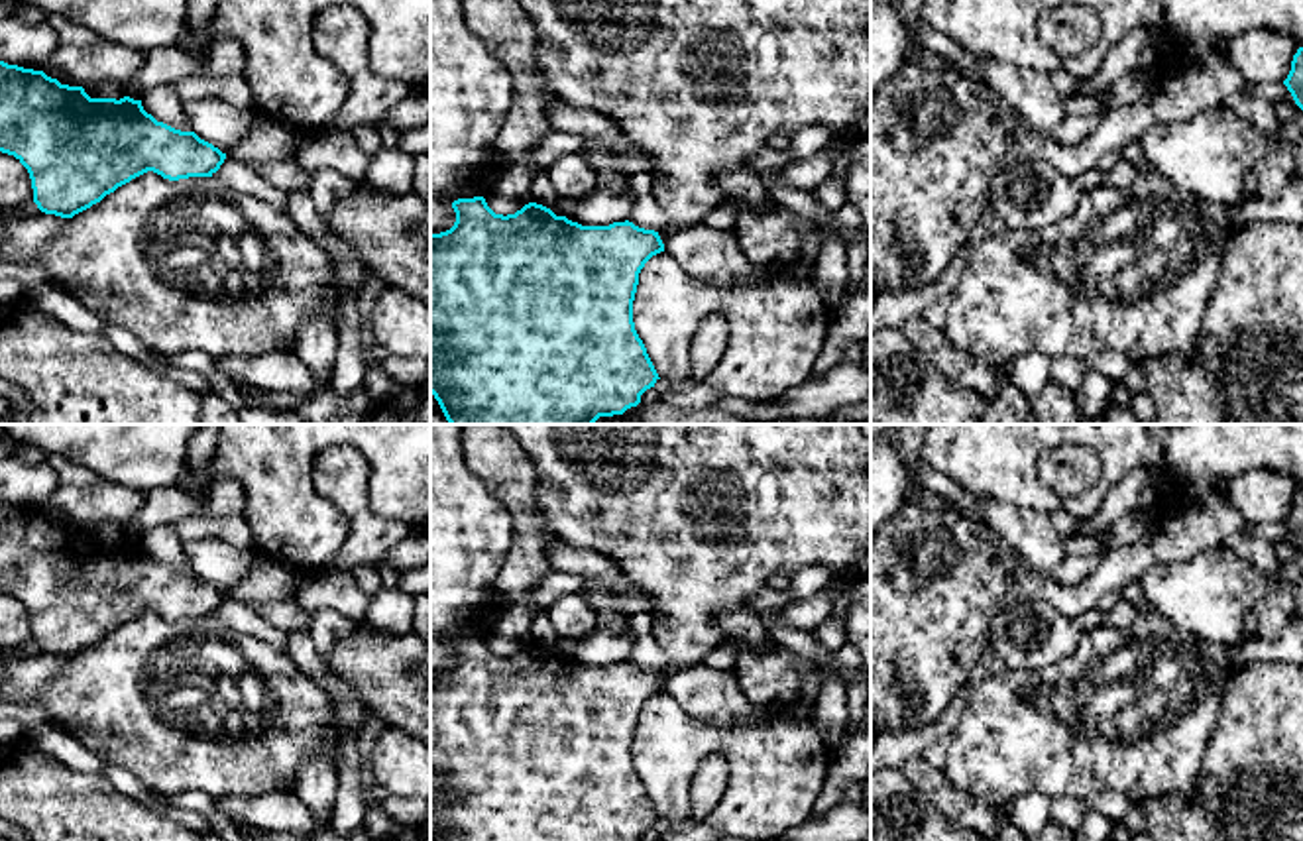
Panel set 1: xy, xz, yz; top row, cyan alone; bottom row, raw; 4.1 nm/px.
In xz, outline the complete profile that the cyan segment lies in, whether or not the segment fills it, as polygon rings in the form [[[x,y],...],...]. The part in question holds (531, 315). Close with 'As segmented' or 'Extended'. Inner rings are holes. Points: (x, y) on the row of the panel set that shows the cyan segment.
[[[483,196],[458,198],[452,208],[456,212],[454,226],[430,234],[430,393],[446,420],[450,424],[594,424],[599,417],[623,415],[637,407],[641,395],[660,379],[633,322],[639,273],[652,255],[664,252],[658,232],[639,228],[629,220],[609,226],[582,226],[537,202],[507,216],[495,214]]]. As segmented

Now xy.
[[[0,61],[0,151],[14,155],[28,169],[37,208],[61,218],[73,218],[147,171],[169,181],[212,177],[226,159],[226,153],[195,132],[181,132],[157,122],[143,110],[142,100],[90,98],[83,86],[61,84],[43,71],[4,61]]]. As segmented

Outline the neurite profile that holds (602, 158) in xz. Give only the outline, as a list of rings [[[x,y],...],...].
[[[586,138],[578,153],[584,155],[595,171],[615,171],[625,179],[637,177],[639,173],[645,173],[645,171],[651,173],[649,161],[654,157],[639,143],[633,143],[633,147],[621,155],[611,147]]]

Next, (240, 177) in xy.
[[[226,157],[220,169],[212,175],[212,179],[228,185],[240,195],[252,195],[271,204],[275,210],[287,210],[289,193],[273,187],[254,167],[246,163]]]

